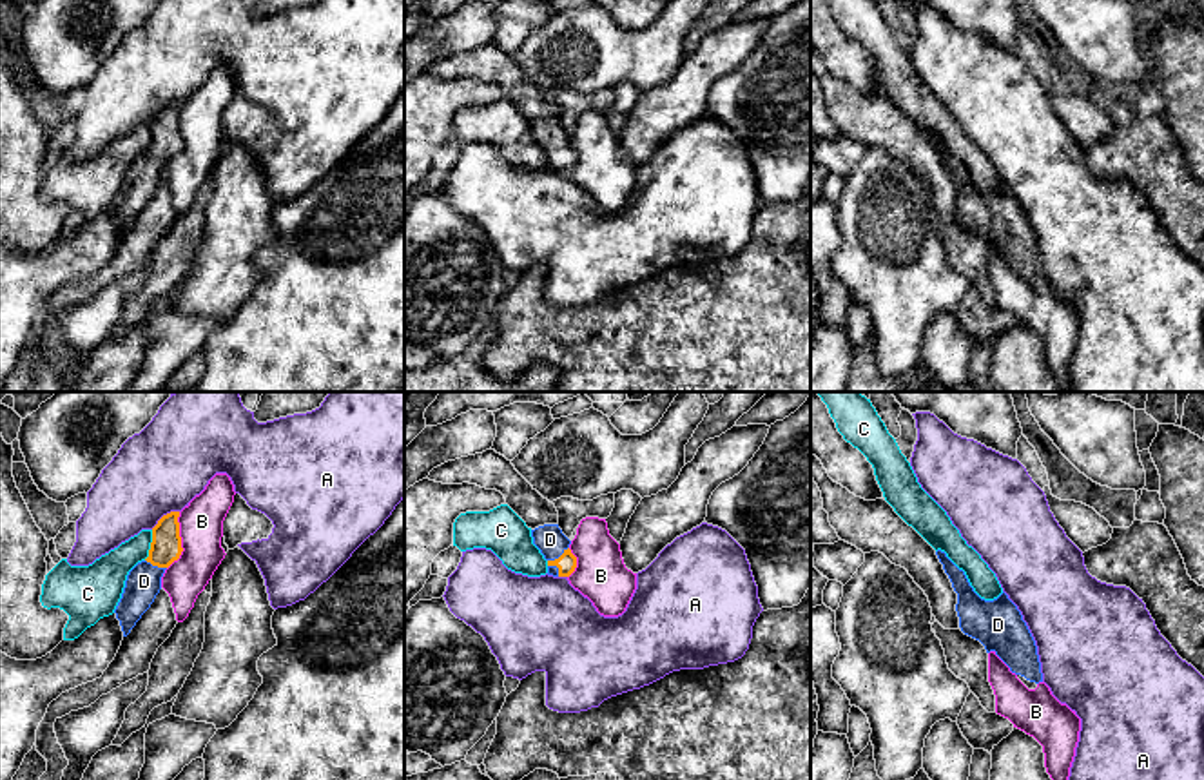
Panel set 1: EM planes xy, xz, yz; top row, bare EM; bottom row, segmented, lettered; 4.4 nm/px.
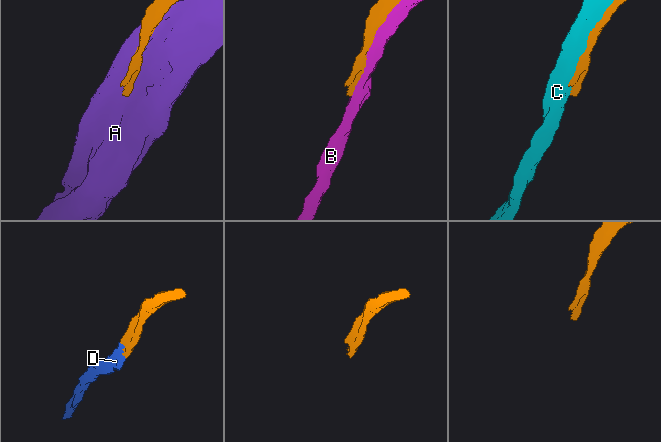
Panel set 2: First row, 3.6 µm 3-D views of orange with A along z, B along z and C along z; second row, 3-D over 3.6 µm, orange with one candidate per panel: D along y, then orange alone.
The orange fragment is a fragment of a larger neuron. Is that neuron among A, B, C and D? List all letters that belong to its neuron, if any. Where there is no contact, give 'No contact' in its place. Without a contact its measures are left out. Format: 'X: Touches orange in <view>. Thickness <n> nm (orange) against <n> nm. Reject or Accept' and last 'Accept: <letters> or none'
A: Touches orange in xy. Thickness 140 nm (orange) against 380 nm. Reject
B: Touches orange in xy. Thickness 140 nm (orange) against 190 nm. Reject
C: Touches orange in xy. Thickness 140 nm (orange) against 180 nm. Reject
D: Touches orange in xz. Thickness 90 nm (orange) against 130 nm. Accept
Accept: D

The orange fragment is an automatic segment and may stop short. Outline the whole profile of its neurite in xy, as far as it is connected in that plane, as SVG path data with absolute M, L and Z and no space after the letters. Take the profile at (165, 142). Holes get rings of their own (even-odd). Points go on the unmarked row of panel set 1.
M180 105L163 109L152 122L149 151L138 156L127 169L121 192L114 203L123 230L131 227L141 209L150 201L161 183L165 163L180 152Z

